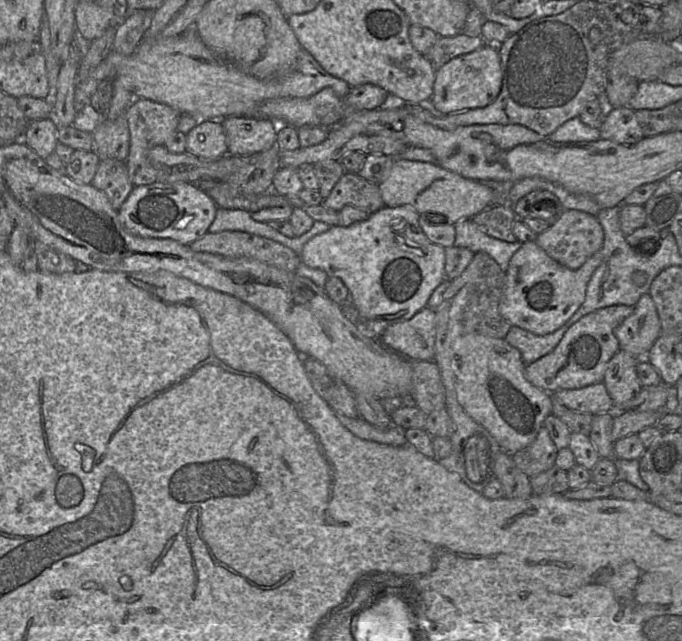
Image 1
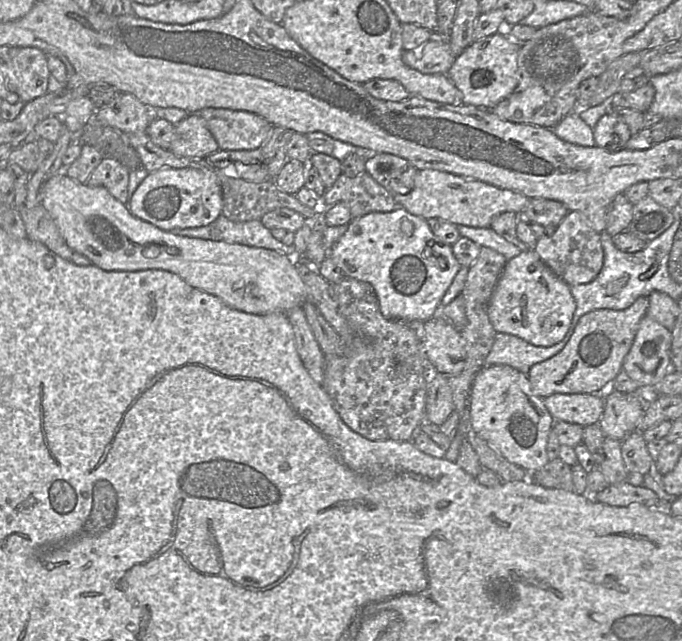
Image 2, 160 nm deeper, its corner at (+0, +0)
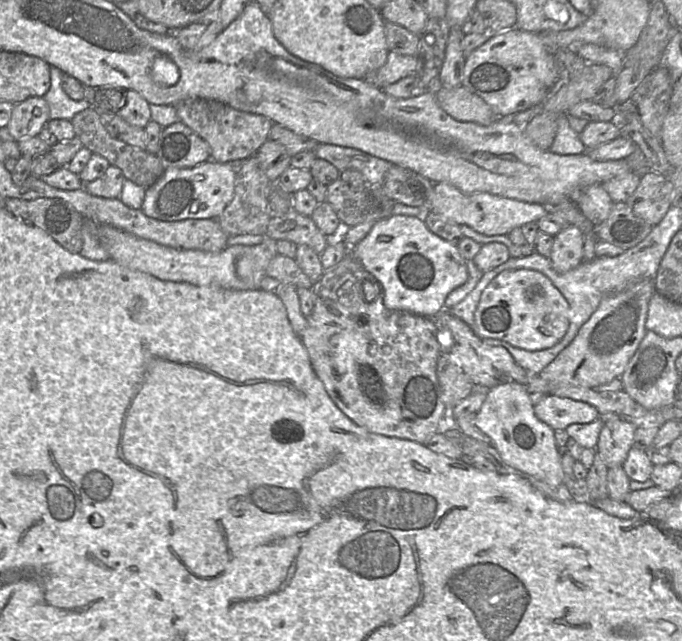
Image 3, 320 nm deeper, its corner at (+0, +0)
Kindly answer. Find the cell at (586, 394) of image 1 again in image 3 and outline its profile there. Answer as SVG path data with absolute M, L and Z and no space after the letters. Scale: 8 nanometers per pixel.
M547 394L536 404L534 412L554 431L565 430L574 423L591 423L600 417L598 410L591 404L552 394Z

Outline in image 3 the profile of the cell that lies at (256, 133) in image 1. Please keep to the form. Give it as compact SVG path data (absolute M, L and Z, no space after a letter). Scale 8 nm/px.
M192 98L175 106L183 124L199 135L211 148L211 160L219 163L241 163L254 155L260 146L269 139L272 121L262 115L236 110L224 103Z

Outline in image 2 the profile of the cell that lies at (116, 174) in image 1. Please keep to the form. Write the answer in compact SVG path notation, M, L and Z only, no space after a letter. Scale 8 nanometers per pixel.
M103 157L93 170L88 186L103 186L122 204L128 203L129 169L111 157Z

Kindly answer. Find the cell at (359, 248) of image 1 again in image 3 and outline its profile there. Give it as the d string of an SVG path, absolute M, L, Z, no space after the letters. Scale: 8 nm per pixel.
M391 215L379 220L367 236L350 249L364 268L382 284L384 304L389 309L408 311L433 318L444 309L447 296L468 279L467 260L462 257L457 245L431 232L424 218Z

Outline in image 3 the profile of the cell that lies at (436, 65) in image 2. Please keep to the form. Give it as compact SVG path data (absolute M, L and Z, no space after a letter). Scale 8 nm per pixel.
M389 51L386 63L379 69L369 73L364 79L374 86L383 89L400 79L418 75L422 70L422 62L418 55L402 55Z

